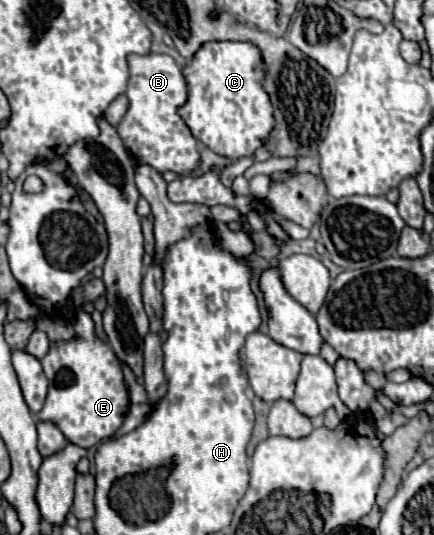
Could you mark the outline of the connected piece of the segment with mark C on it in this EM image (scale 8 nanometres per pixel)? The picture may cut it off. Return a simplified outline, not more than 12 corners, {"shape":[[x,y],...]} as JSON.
{"shape":[[205,42],[183,68],[191,134],[229,160],[275,126],[253,42]]}

